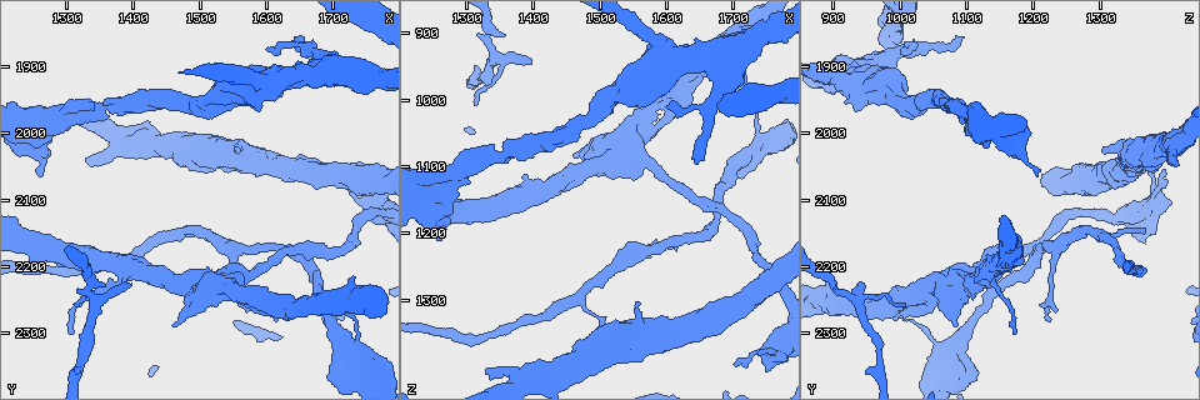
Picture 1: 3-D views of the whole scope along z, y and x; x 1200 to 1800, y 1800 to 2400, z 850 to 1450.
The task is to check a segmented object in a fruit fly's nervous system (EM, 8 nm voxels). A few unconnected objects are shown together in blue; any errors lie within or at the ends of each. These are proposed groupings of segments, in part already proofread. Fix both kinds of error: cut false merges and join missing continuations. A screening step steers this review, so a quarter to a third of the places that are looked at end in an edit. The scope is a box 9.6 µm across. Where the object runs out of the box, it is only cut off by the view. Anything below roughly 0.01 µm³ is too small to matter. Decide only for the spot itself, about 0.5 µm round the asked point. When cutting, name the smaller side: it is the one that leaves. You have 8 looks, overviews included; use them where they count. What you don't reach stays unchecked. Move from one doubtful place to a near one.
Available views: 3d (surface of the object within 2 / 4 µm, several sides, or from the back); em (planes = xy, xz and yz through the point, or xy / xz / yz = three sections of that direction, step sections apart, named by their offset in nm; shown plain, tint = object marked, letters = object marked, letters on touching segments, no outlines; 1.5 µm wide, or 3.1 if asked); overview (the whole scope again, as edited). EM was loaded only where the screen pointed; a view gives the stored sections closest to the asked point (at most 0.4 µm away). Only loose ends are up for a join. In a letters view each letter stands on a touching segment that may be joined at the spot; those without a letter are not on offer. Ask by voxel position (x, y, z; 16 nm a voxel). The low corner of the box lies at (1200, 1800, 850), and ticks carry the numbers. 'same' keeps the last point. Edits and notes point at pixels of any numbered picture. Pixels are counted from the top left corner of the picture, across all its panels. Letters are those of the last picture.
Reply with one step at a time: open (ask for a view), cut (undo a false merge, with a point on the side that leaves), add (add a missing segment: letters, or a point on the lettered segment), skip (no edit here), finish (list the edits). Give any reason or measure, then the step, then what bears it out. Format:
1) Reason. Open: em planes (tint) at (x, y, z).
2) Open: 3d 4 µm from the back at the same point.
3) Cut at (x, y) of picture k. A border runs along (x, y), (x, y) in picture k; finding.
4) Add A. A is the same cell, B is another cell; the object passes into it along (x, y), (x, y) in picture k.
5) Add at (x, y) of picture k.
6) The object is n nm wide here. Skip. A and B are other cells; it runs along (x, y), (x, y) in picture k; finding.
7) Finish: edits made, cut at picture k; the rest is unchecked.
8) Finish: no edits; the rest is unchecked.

Open: em planes (plain) at (1395, 2225, 940).

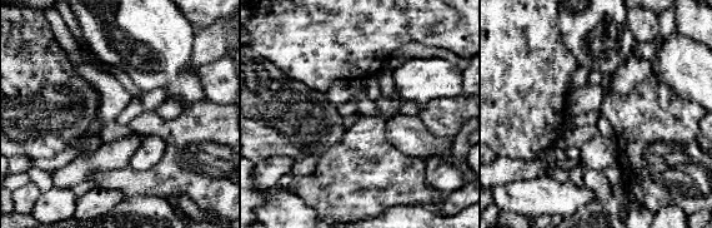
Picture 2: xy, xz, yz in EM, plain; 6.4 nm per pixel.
What lies round it. Open: em planes (letters) at the same point.

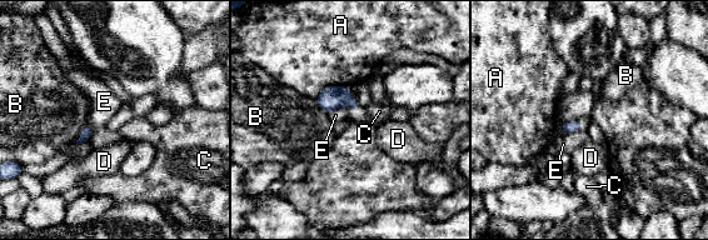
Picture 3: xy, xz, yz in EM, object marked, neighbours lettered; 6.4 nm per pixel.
Skip. A, B, C, D and E are other cells; a border runs along (88, 121), (91, 129), (89, 140) in picture 3; none of them fits.

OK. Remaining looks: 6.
Open: 3d 2 µm at (1340, 1955, 1090).

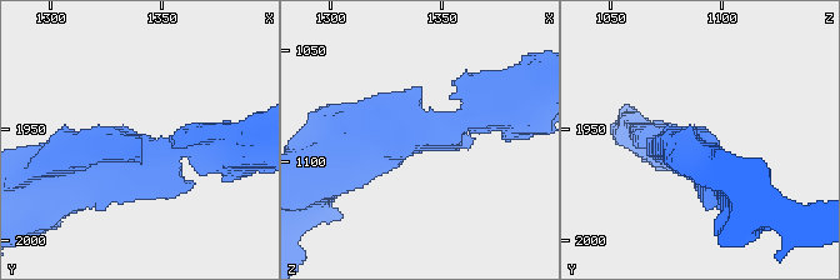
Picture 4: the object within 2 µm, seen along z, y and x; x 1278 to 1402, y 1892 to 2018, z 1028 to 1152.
Now the EM. Open: em planes (letters) at (1340, 1962, 1085).

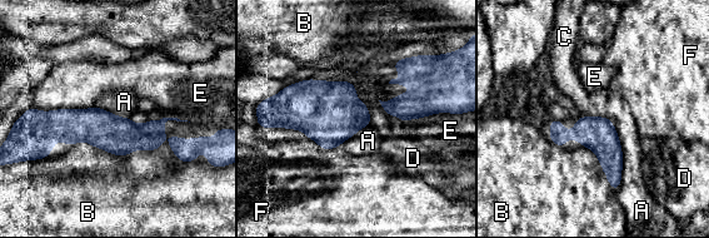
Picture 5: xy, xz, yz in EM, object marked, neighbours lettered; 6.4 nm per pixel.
The longest contact is with B, 600 nm. Skip. A, B, C, D, E and F are other cells; a border runs along (163, 144), (126, 154), (73, 145) in picture 5; continuous, no second neuron.

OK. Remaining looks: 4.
An open end. Open: 3d 4 µm at (1555, 2035, 1305).

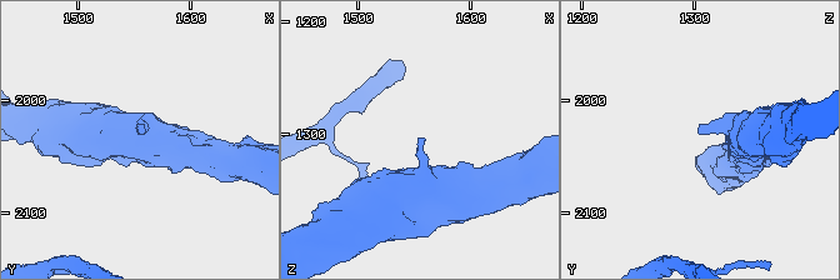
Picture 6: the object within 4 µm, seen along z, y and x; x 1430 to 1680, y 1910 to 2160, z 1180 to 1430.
Open: em planes (letters) at (1558, 2030, 1304).

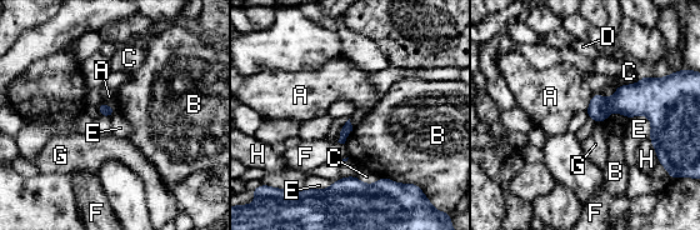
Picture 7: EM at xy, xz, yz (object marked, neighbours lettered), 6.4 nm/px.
The longest contact is with B, 190 nm. Skip. A, B, C, D, E, F, G and H are other cells; a border runs along (630, 116), (649, 119), (649, 138) in picture 7; no lettered segment goes on from it.

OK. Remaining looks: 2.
Finish: no edits; the rest is unchecked.

